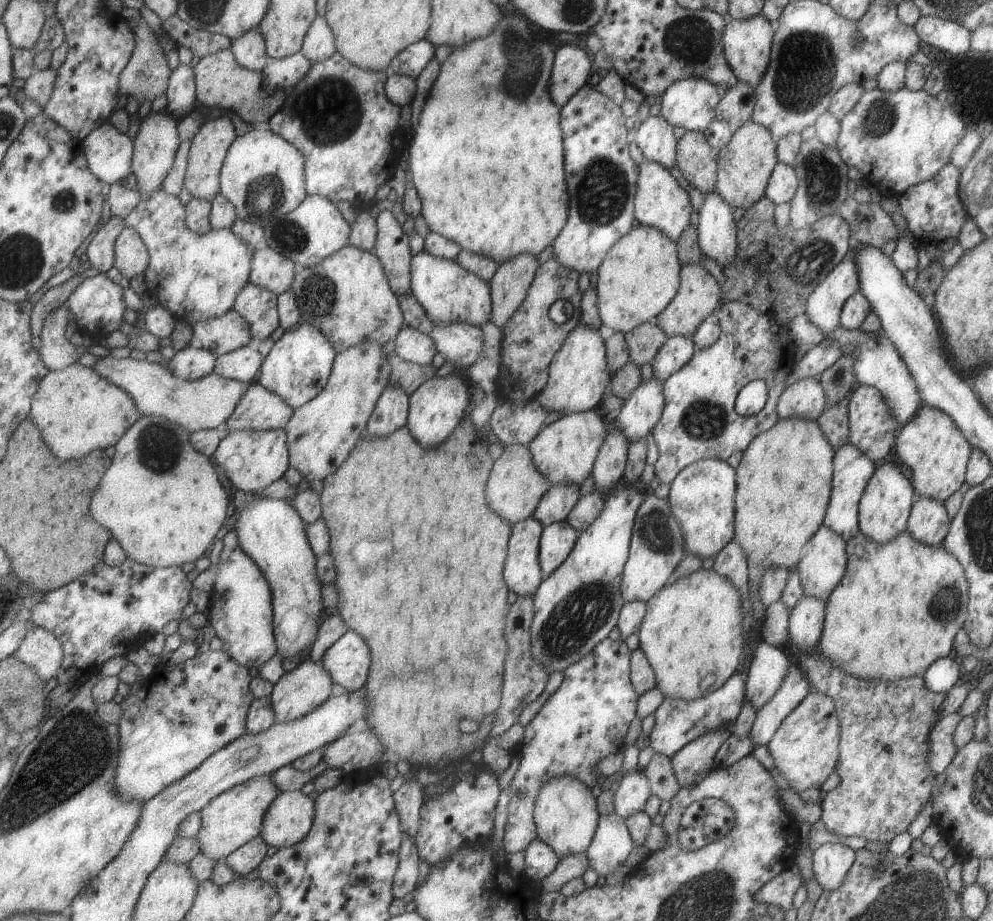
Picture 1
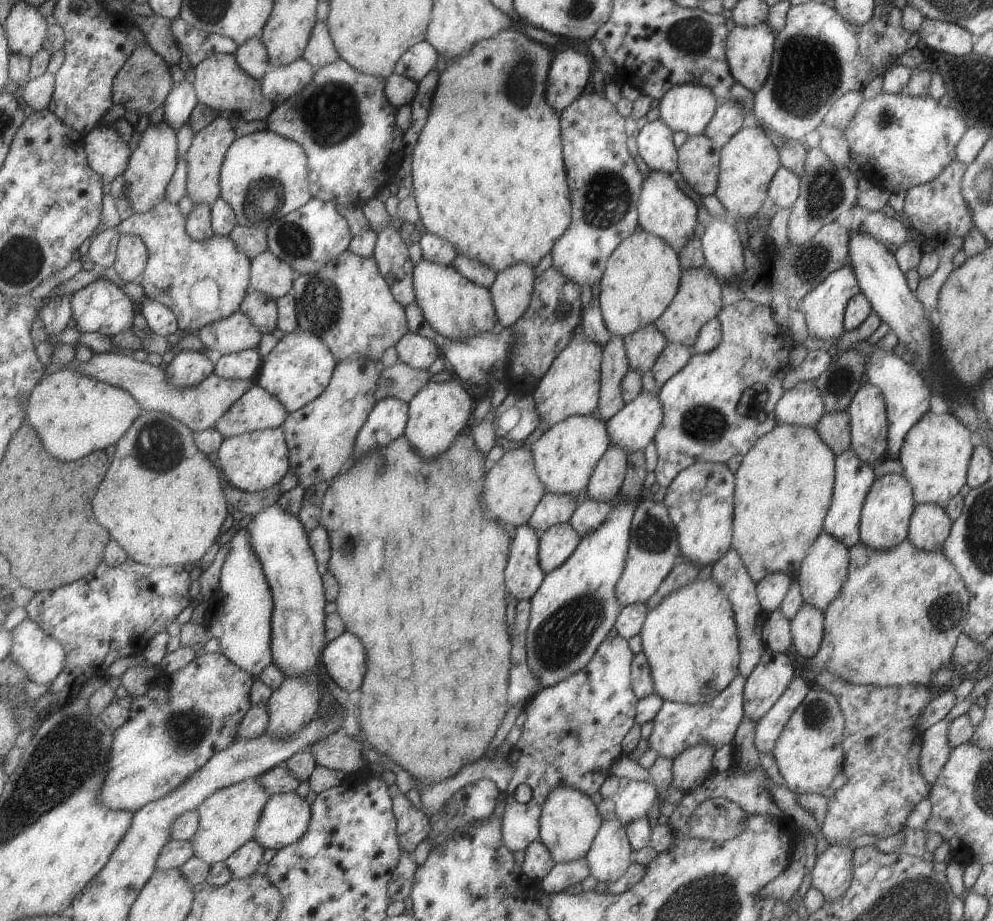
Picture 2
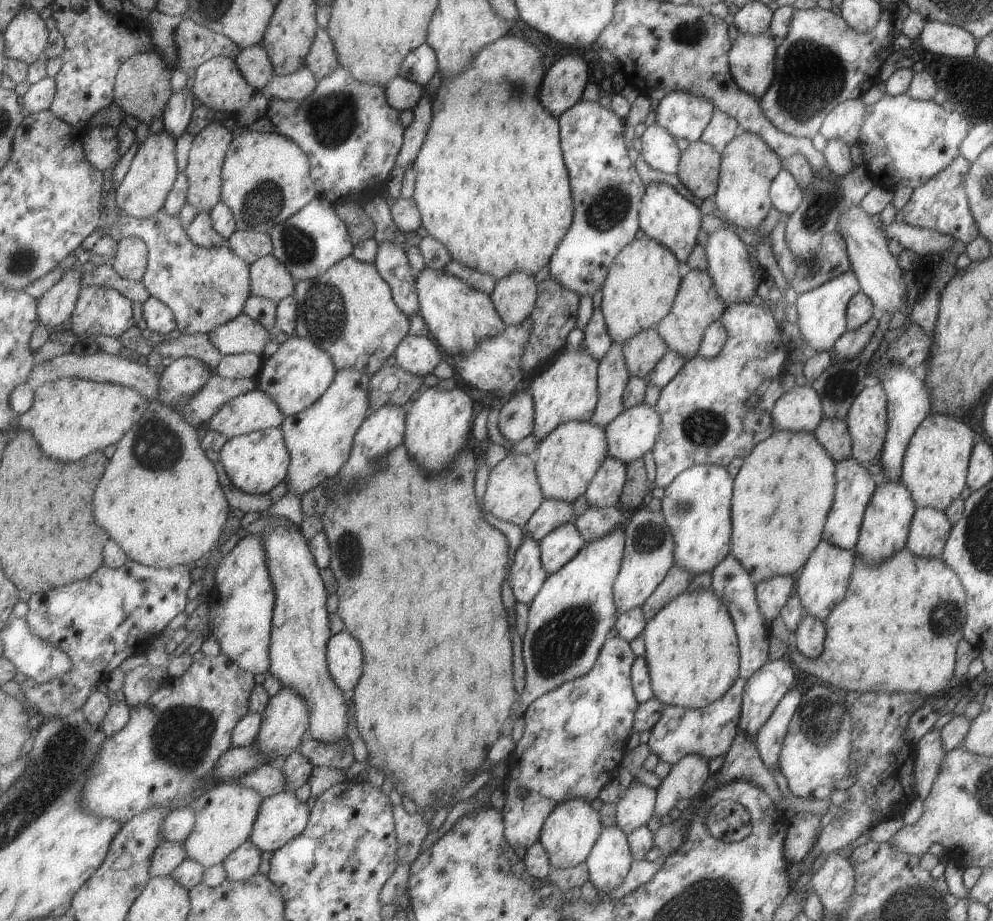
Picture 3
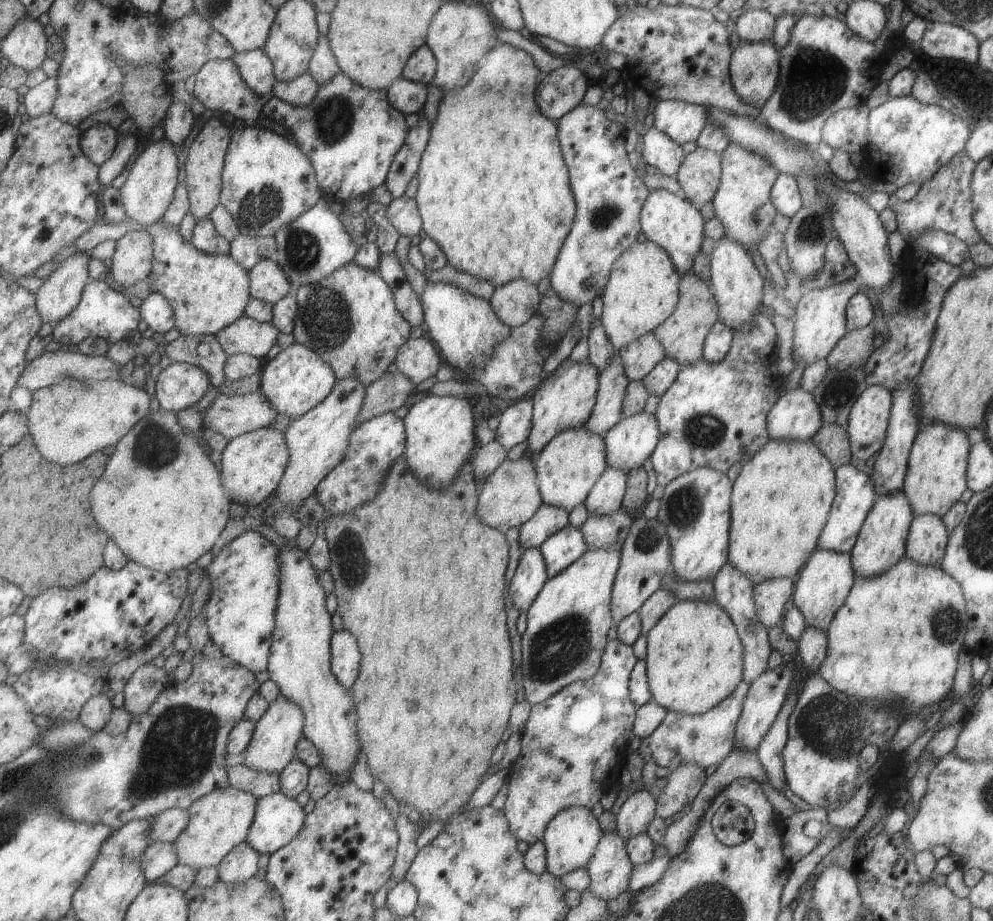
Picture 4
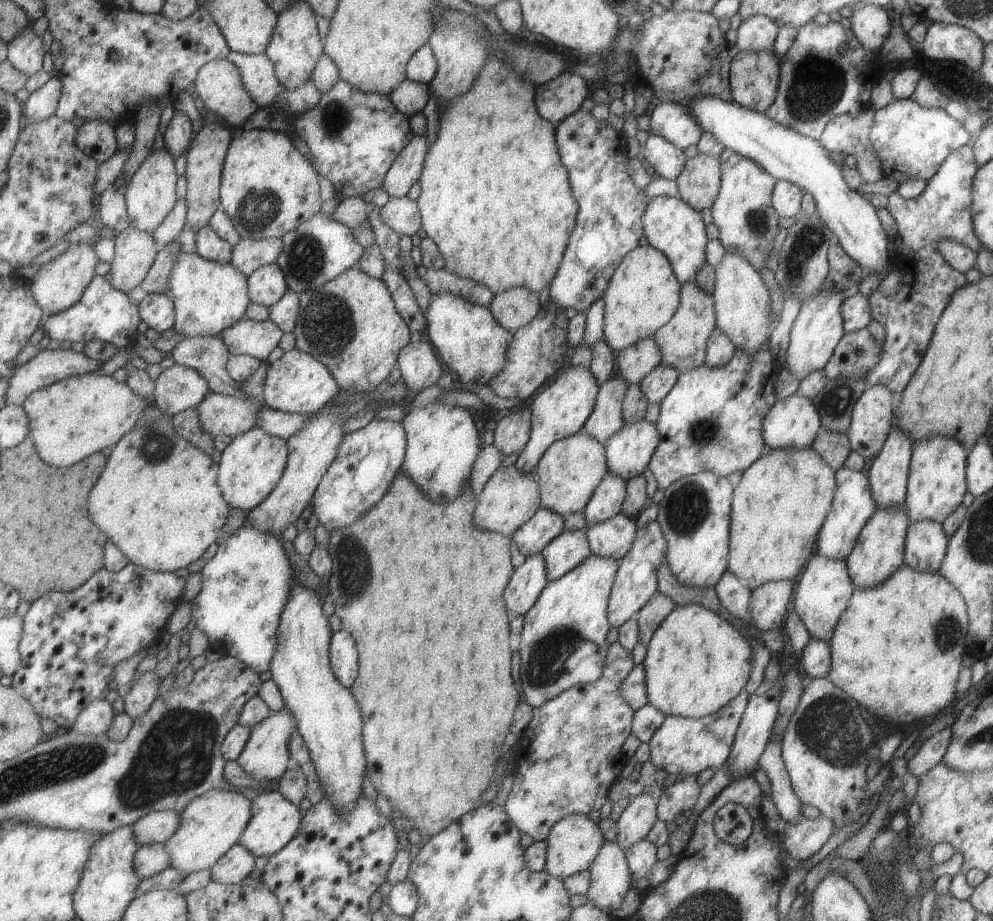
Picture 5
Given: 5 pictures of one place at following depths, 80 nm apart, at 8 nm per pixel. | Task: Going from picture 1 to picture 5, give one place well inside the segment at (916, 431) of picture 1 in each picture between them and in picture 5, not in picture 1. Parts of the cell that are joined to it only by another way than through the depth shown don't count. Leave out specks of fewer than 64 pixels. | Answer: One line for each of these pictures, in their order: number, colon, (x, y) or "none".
2: (935, 454)
3: (935, 462)
4: (935, 478)
5: (936, 483)

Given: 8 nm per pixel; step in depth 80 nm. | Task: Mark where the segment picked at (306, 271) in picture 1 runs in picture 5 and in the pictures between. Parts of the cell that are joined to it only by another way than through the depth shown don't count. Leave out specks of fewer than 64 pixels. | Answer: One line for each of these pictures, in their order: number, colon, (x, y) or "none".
2: (347, 303)
3: (348, 311)
4: (349, 318)
5: (350, 325)

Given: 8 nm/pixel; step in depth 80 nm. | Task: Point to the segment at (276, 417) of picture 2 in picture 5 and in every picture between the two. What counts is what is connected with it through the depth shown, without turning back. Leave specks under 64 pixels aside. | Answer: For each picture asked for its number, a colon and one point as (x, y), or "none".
3: (253, 411)
4: (232, 416)
5: (224, 415)

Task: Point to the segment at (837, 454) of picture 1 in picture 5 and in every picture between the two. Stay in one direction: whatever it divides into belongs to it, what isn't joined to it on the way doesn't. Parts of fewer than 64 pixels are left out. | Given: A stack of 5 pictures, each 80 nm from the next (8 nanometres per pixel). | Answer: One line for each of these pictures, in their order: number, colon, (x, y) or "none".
2: (852, 477)
3: (853, 487)
4: (854, 495)
5: (852, 505)

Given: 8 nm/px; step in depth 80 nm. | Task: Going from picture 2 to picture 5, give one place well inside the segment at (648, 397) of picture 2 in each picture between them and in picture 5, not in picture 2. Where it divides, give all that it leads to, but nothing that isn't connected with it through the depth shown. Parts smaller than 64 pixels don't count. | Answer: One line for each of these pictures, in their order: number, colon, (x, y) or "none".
3: (629, 435)
4: (631, 441)
5: (627, 453)

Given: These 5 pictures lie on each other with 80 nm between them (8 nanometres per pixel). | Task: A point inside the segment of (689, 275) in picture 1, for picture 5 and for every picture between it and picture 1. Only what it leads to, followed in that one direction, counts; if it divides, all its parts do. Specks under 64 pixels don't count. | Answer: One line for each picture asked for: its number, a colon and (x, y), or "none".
2: (698, 299)
3: (696, 305)
4: (681, 336)
5: (682, 341)

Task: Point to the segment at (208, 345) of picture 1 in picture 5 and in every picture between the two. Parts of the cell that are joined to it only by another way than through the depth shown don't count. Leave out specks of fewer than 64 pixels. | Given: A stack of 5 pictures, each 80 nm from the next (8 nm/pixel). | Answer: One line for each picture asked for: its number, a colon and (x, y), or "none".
2: (229, 335)
3: (242, 334)
4: (245, 336)
5: (257, 339)

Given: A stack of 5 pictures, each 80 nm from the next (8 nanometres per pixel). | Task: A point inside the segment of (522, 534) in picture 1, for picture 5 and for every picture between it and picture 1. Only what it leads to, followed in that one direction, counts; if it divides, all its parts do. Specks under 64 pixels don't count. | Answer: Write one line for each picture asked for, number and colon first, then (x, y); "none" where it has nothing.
2: (523, 576)
3: (526, 574)
4: (530, 575)
5: (526, 582)

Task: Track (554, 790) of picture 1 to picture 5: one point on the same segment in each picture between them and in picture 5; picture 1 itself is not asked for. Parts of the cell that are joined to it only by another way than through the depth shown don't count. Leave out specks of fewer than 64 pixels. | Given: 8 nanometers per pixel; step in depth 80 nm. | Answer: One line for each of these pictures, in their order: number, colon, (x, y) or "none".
2: (568, 822)
3: (567, 835)
4: (569, 838)
5: (572, 842)

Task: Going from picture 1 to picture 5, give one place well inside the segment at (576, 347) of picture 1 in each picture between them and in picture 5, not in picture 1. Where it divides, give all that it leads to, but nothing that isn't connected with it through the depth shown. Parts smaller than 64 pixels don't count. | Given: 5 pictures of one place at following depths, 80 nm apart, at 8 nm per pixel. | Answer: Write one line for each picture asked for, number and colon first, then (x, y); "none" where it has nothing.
2: (570, 387)
3: (567, 390)
4: (565, 398)
5: (560, 409)

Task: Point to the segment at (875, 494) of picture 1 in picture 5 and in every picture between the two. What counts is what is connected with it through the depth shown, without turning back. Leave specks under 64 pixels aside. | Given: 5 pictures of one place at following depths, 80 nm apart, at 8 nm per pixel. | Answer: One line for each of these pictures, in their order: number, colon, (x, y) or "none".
2: (884, 517)
3: (884, 528)
4: (881, 540)
5: (878, 552)

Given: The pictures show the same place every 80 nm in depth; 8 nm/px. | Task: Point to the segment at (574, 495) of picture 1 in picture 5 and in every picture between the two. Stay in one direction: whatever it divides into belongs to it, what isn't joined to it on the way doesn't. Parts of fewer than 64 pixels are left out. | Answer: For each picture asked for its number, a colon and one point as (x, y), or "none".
2: (552, 508)
3: (551, 513)
4: (547, 520)
5: (544, 525)

